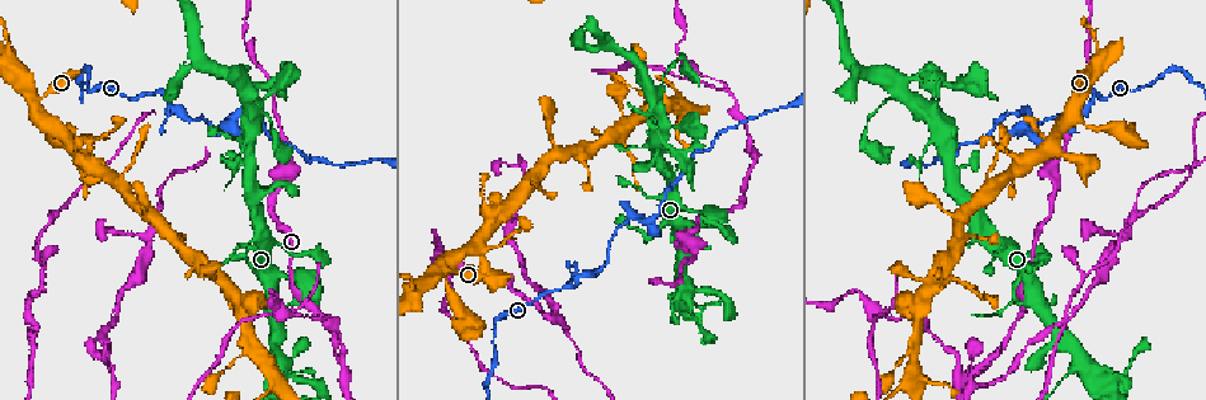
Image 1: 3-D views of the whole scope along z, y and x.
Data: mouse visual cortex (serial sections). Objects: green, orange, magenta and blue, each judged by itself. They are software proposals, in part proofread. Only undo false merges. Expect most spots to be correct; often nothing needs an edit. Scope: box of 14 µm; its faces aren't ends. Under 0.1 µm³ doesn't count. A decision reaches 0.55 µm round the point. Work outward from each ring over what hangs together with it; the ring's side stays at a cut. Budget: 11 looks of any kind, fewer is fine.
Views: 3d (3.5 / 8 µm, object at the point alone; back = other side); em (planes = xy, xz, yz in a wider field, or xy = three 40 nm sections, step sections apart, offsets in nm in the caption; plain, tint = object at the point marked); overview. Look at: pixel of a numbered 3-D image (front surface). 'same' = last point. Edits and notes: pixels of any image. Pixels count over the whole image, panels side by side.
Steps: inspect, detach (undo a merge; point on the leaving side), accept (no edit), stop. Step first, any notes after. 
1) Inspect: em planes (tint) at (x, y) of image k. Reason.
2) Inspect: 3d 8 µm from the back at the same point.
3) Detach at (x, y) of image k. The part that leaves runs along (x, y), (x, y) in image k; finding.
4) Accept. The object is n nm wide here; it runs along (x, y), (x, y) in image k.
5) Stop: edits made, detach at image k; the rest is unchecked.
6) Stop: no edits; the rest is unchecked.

Inspect: 3d 3.5 µm at (1072, 370) of image 1. Calibre changes.

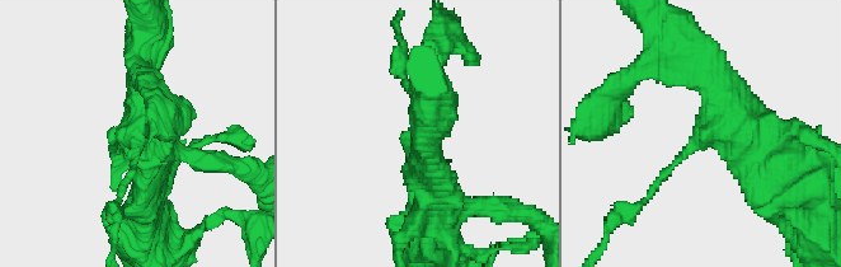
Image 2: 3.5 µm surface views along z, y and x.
Inspect: em xy step 3 (tint) at (135, 129) of image 2. 3 arms meet here; the arms are 100, 400, 500 nm wide; need the tissue.

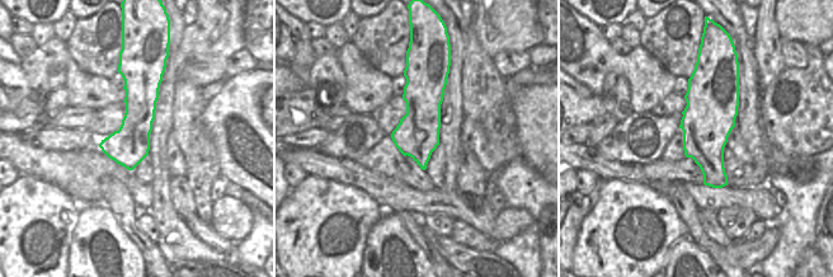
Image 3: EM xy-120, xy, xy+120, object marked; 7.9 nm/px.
Accept. It runs along (703, 68), (732, 107), (651, 193) in image 2; continuous, no second cell.

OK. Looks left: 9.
Inspect: 3d 3.5 µm from the back at (161, 93) of image 1. Abrupt turn.

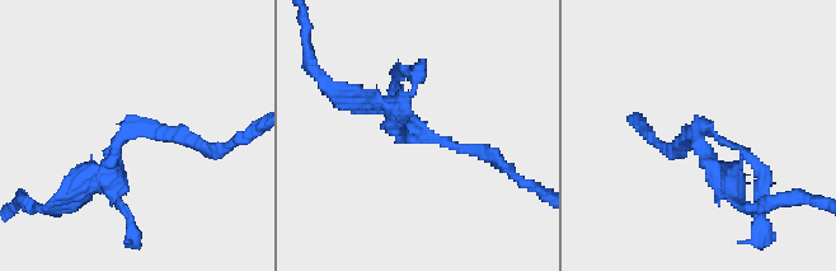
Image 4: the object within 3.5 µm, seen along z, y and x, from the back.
Inspect: em xy step 2 (tint) at (127, 129) of image 4.

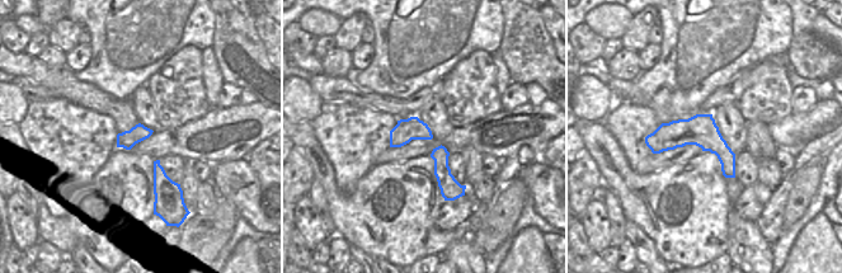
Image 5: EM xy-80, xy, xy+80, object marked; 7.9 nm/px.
Accept. The object is 180 nm wide here; it runs along (484, 152), (398, 135), (367, 99) in image 4; one cell here.

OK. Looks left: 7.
Inspect: 3d 3.5 µm at (442, 266) of image 1. Four arms meet.

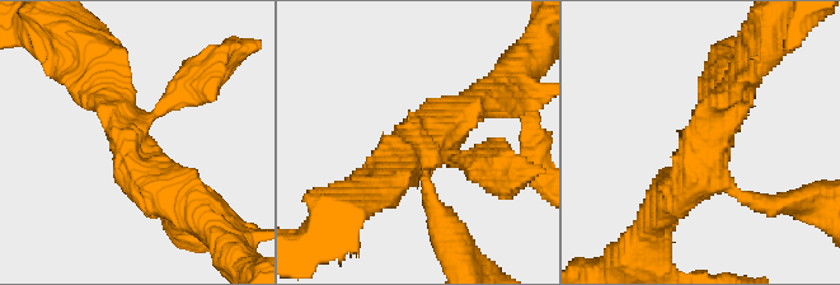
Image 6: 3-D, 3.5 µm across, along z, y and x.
Inspect: em xy step 2 (tint) at (708, 137) of image 6. 4 arms meet here; the arms are 200, 250, 450, 600 nm wide.

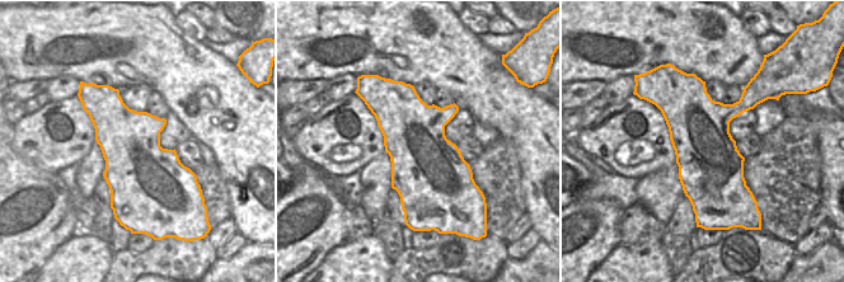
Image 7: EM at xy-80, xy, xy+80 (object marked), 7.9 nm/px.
Accept. It runs along (722, 83), (705, 166), (674, 192) in image 6; all the same cell.

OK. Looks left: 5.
Inspect: em xy step 2 (tint) at (1027, 127) of image 1. Abrupt turn.

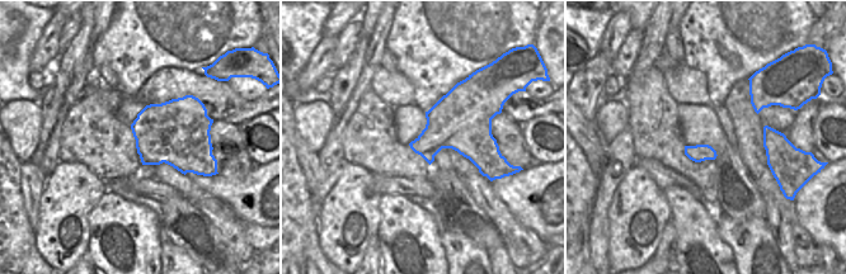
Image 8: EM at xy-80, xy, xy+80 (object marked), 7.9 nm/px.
Inspect: 3d 3.5 µm from the back at the same point. See where the arms go.

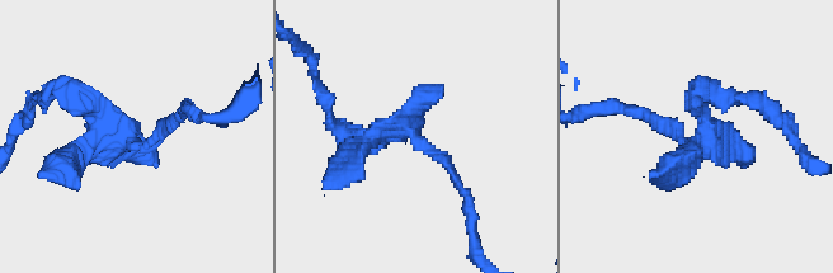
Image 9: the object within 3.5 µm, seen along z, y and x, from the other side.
Accept. The object is 360 nm wide here; it runs along (459, 188), (451, 165), (404, 127), (353, 140) in image 9; continuous, no second cell.

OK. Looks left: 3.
Stop: no edits; the rest is unchecked.

